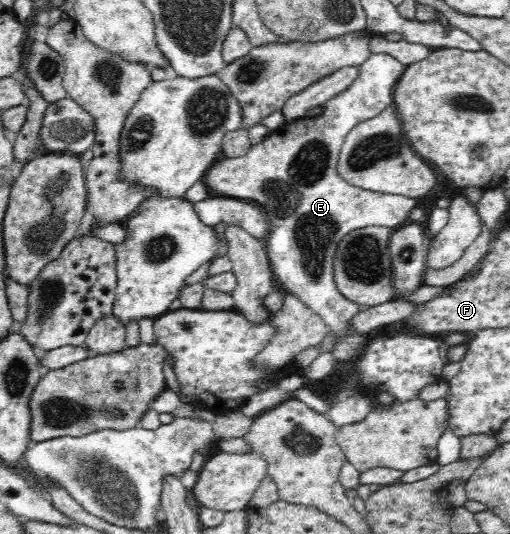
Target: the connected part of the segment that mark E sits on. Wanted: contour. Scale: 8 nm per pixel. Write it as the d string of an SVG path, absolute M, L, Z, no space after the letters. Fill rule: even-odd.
M373 53L364 63L360 65L358 78L348 86L348 89L342 91L338 95L335 95L332 99L329 99L324 104L324 109L320 115L304 115L304 117L298 117L298 119L288 119L277 129L272 129L268 135L262 137L260 143L254 143L252 147L242 157L226 158L220 157L218 161L207 171L207 174L203 177L203 181L207 183L210 191L216 191L220 195L225 195L230 198L237 198L238 200L245 200L251 203L259 205L260 209L265 213L265 216L269 220L269 233L264 237L264 242L267 247L267 254L271 263L271 269L273 274L278 277L278 283L282 285L282 289L285 289L288 293L293 293L296 297L300 298L314 313L317 313L323 320L328 330L333 335L346 335L348 331L348 325L352 319L352 315L356 315L359 312L358 304L350 301L344 294L338 289L334 277L334 264L335 255L339 249L339 243L341 239L354 231L356 228L365 227L383 227L391 230L398 229L403 224L409 221L410 211L416 208L416 198L406 197L405 195L392 195L391 193L373 192L370 190L362 189L352 185L351 182L344 181L343 177L337 170L339 162L340 152L345 140L345 137L351 132L351 129L358 125L362 121L372 119L380 115L387 107L394 105L394 92L395 85L400 81L400 77L404 74L407 67L400 63L395 57L385 53Z

